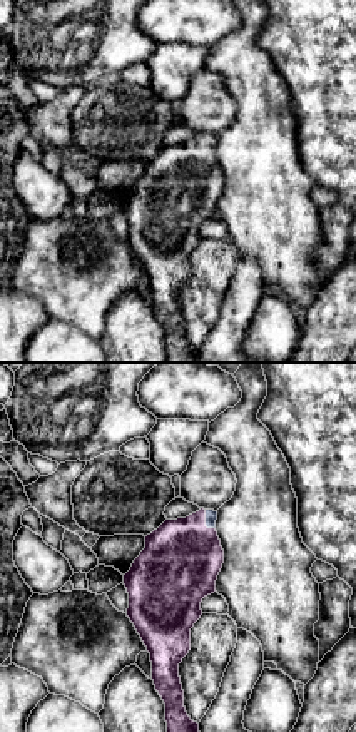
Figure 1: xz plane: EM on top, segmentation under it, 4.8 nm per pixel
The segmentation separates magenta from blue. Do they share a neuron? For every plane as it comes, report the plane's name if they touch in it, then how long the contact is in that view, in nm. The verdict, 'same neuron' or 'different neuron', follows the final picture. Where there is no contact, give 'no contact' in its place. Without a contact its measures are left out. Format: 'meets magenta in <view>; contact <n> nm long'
meets magenta in xz; contact 110 nm long

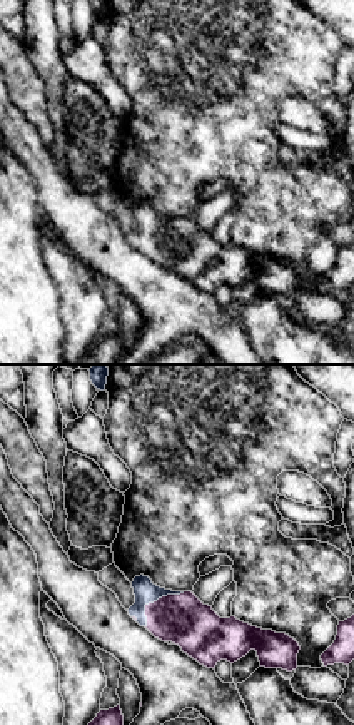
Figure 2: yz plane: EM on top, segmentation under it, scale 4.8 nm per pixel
meets magenta in yz; contact 260 nm long

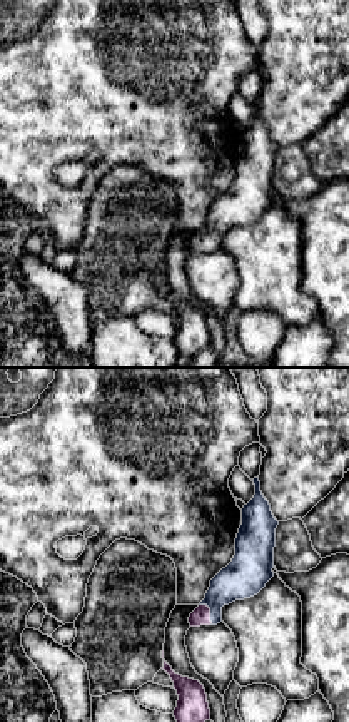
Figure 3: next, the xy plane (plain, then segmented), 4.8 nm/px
meets magenta in xy; contact 120 nm long

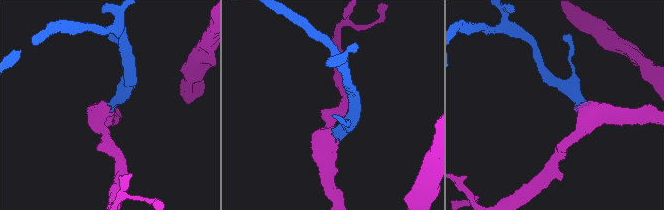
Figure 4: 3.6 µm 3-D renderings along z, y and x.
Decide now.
same neuron

